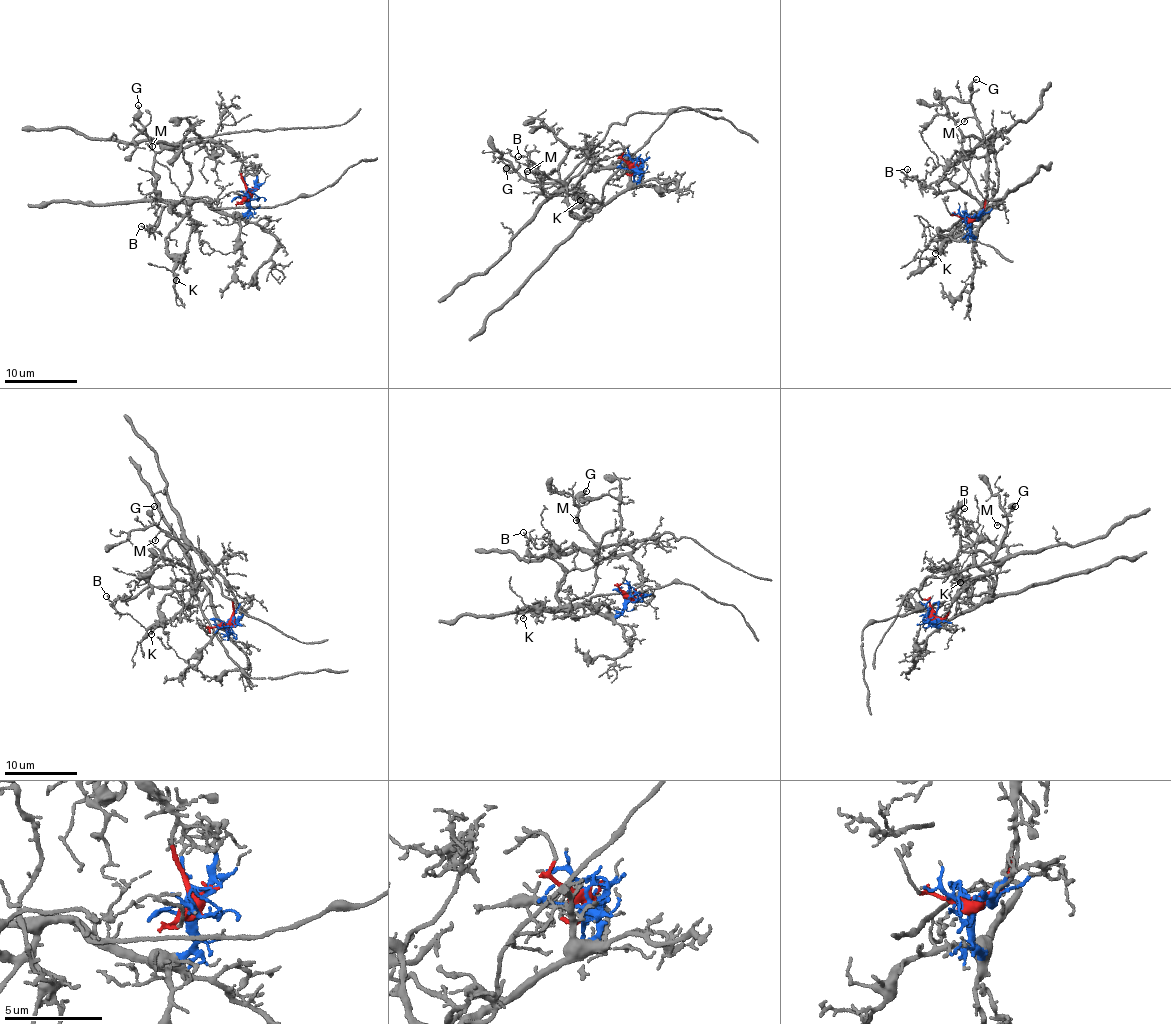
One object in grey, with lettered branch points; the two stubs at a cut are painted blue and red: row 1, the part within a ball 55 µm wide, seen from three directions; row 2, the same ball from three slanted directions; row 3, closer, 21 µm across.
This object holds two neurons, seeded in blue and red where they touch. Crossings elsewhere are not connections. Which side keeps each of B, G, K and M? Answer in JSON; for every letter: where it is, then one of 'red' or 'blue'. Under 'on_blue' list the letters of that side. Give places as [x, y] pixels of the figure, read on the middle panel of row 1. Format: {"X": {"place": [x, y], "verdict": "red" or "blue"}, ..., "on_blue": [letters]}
{"B": {"place": [518, 156], "verdict": "blue"}, "G": {"place": [506, 168], "verdict": "red"}, "K": {"place": [580, 200], "verdict": "blue"}, "M": {"place": [527, 171], "verdict": "red"}, "on_blue": ["B", "K"]}

